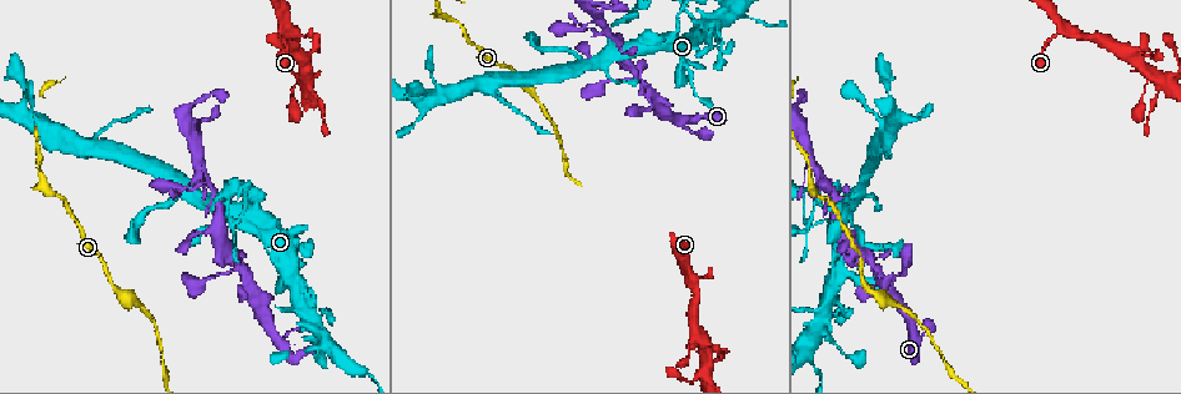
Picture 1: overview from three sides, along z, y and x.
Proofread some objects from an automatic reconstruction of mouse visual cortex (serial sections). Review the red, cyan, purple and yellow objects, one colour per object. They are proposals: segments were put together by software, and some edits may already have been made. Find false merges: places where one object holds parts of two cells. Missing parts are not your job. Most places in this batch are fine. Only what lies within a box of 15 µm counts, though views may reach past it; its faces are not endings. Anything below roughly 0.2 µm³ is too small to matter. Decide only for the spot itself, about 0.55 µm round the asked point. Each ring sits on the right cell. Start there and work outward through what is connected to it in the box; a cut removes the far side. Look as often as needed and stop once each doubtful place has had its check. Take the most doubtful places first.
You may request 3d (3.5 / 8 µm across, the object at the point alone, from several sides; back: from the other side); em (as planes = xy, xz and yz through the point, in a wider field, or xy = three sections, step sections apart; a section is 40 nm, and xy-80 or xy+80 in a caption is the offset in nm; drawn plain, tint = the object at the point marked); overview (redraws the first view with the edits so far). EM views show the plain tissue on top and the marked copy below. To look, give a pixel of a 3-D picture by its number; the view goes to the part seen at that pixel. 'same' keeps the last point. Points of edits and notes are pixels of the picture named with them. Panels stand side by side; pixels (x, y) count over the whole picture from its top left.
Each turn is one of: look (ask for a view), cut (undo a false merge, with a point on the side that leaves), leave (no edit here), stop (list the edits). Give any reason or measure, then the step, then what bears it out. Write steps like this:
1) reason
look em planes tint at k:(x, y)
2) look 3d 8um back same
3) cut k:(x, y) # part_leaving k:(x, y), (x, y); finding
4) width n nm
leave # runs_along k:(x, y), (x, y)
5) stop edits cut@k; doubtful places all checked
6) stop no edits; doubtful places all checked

thin arm on a thick one
look 3d 3.5um at 1:(615, 47)

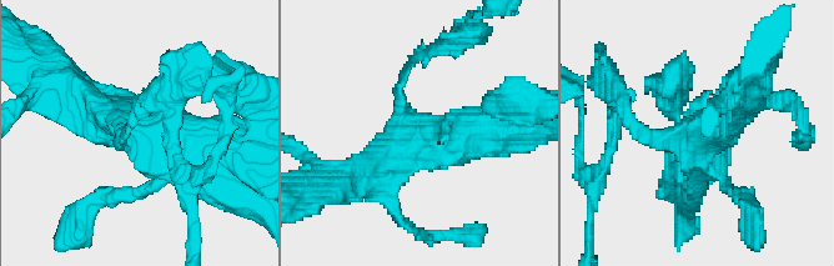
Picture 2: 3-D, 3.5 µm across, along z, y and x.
look em xy step 3 tint at 2:(131, 134)

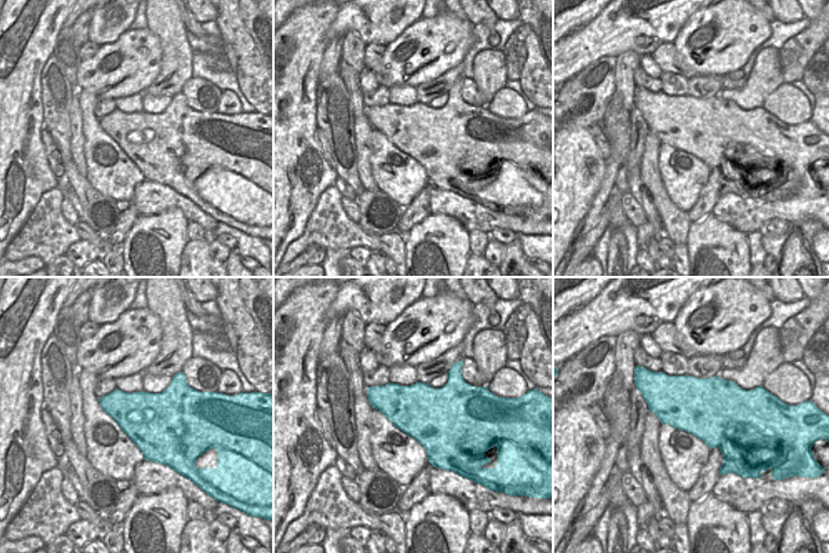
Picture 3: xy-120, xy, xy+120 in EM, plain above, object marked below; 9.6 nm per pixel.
leave # runs_along 2:(508, 120), (362, 171); continuous, no second cell

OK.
look 3d 3.5um back at 1:(224, 196)

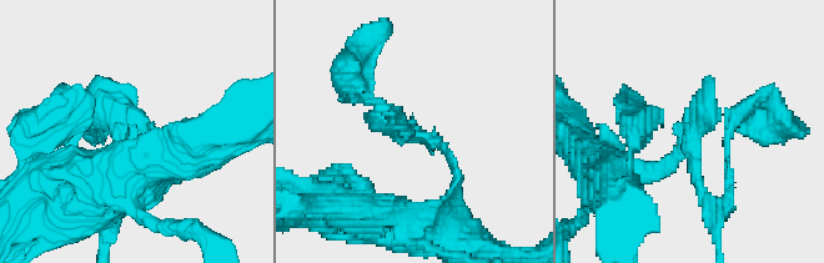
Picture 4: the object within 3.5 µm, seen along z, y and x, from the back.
look em planes tint at 4:(695, 127)

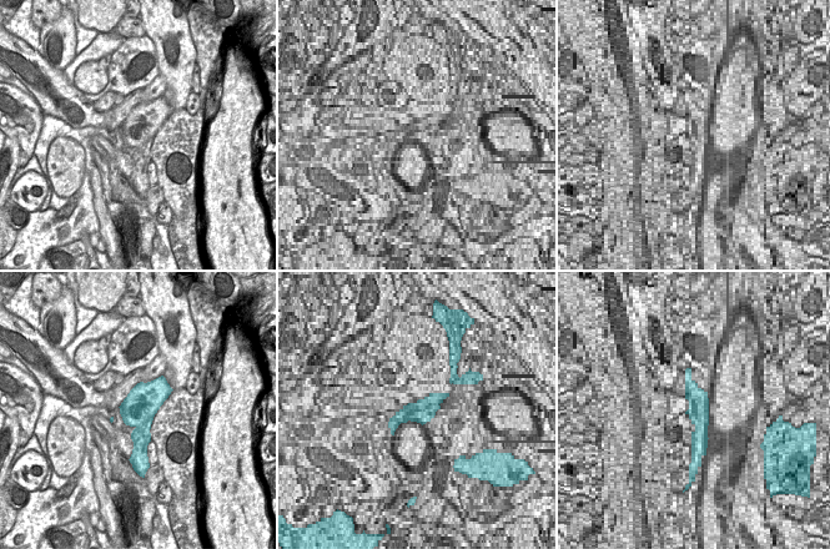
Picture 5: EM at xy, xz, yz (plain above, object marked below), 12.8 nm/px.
leave # runs_along 4:(455, 175), (443, 146), (401, 133), (393, 117); continuous, no second cell

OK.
sharp bend
look 3d 8um at 1:(233, 221)

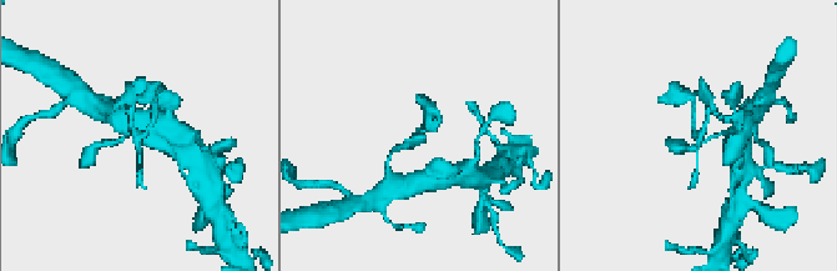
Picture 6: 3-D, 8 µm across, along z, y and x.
look em planes tint at 6:(136, 139)

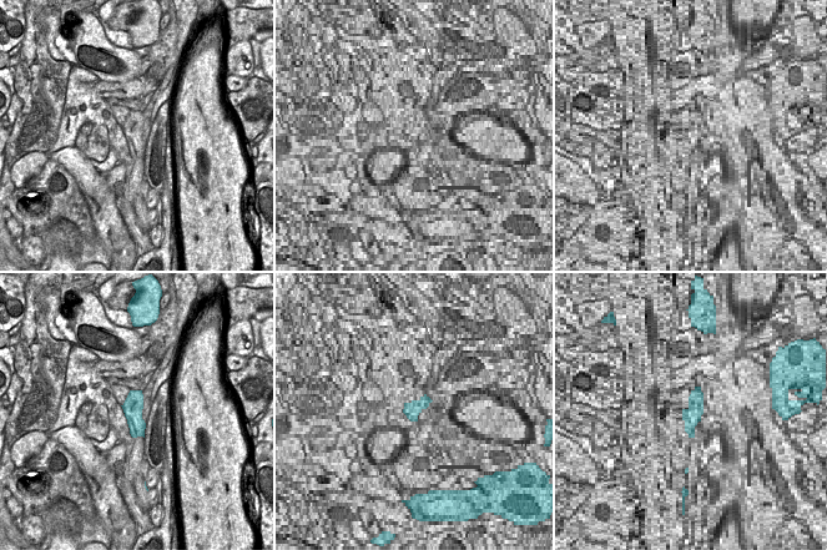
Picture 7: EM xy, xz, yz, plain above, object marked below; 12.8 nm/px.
leave # one cell here

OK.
stop no edits; doubtful places all checked

